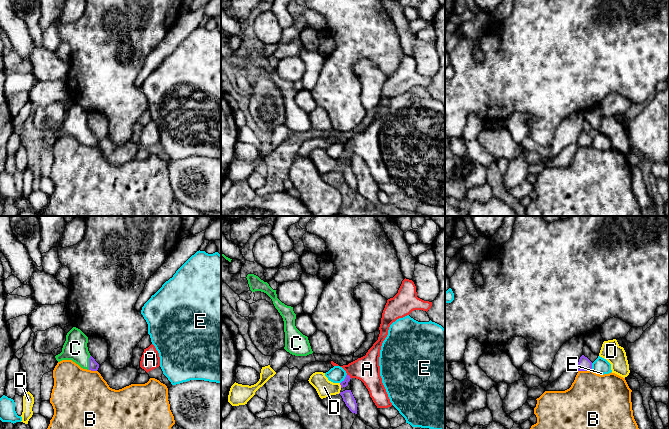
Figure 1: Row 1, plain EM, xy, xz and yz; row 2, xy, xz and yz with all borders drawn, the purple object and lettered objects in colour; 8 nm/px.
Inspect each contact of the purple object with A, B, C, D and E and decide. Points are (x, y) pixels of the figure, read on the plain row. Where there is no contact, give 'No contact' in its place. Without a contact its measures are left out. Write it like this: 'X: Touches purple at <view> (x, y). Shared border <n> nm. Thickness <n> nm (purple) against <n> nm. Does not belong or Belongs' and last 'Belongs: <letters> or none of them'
A: Touches purple at xz (349, 152). Shared border 50 nm. Thickness 50 nm (purple) against 200 nm. Does not belong
B: Touches purple at yz (584, 146). Shared border 110 nm. Thickness 110 nm (purple) against 420 nm. Does not belong
C: Touches purple at xy (89, 138). Shared border 120 nm. Thickness 80 nm (purple) against 190 nm. Belongs
D: Touches purple at xz (340, 160). Shared border 40 nm. Thickness 50 nm (purple) against 140 nm. Does not belong
E: Touches purple at xz (344, 155). Shared border 90 nm. Thickness 50 nm (purple) against 140 nm. Does not belong
Belongs: C

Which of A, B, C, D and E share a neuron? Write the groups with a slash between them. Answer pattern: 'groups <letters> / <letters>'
groups A / B / C / D / E

